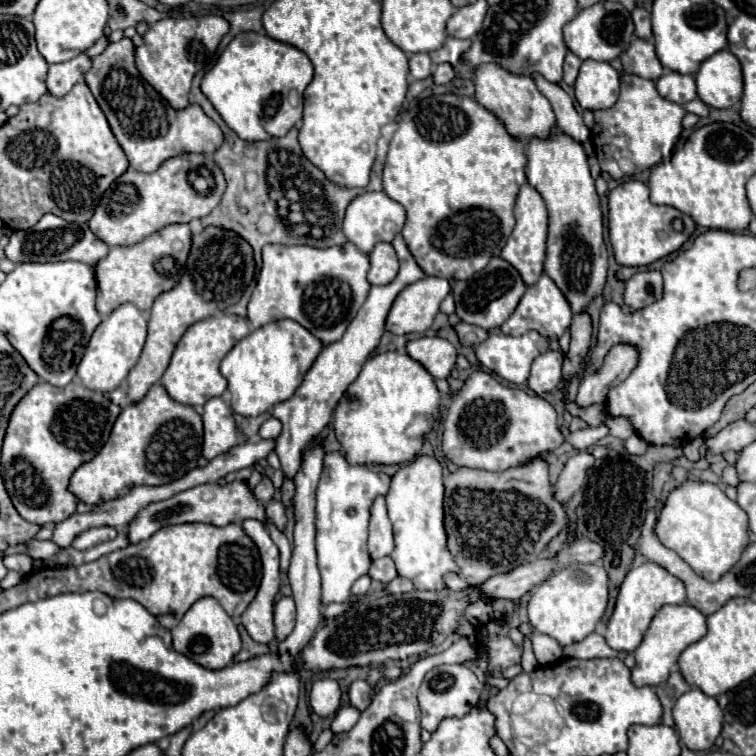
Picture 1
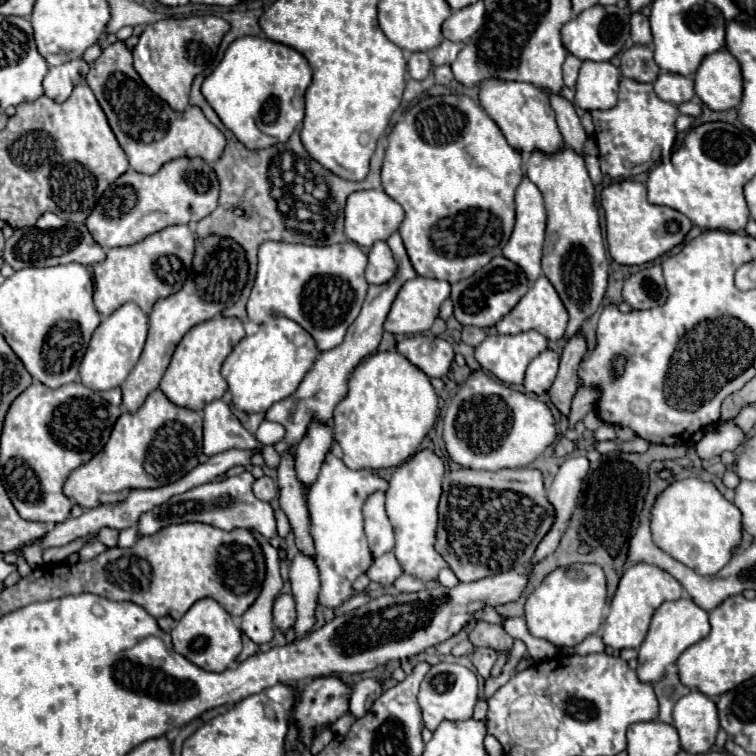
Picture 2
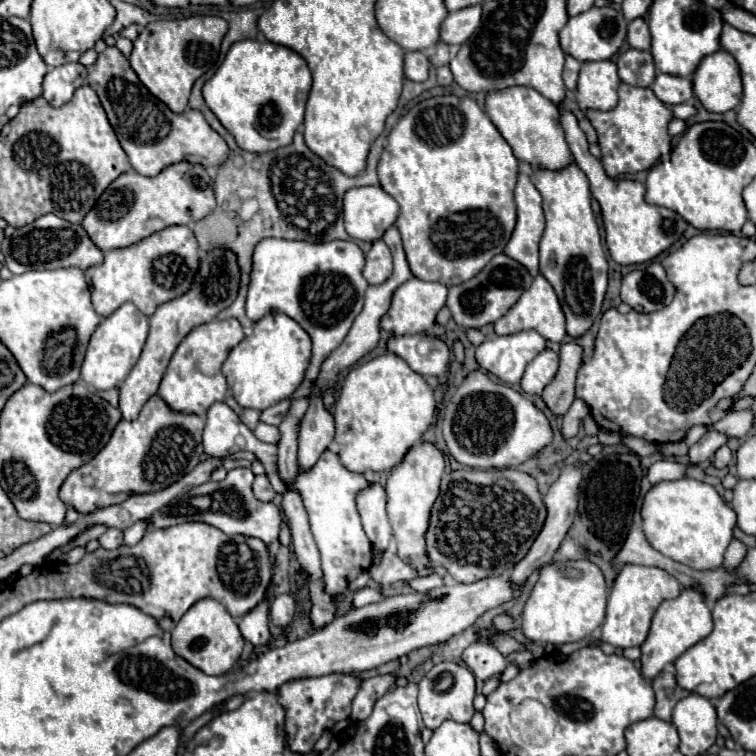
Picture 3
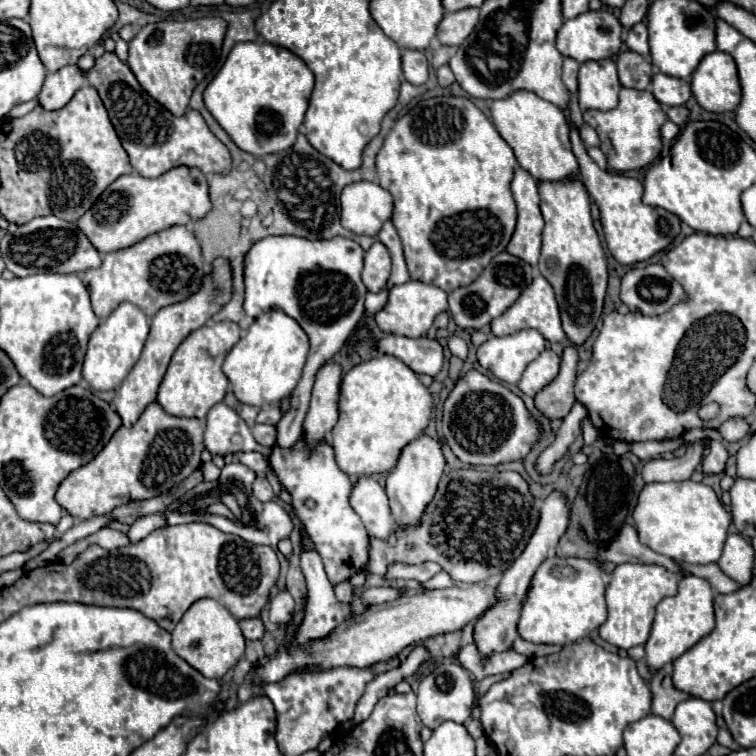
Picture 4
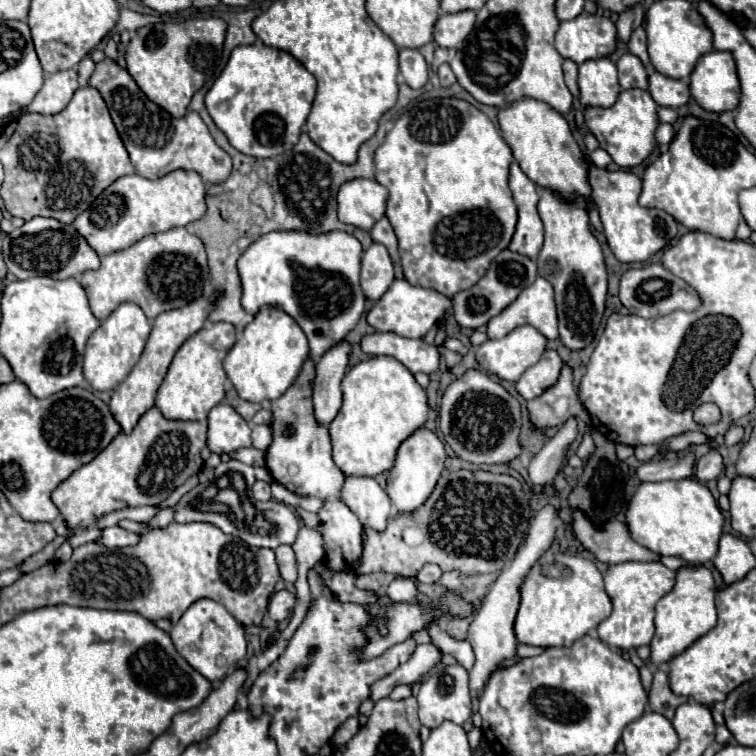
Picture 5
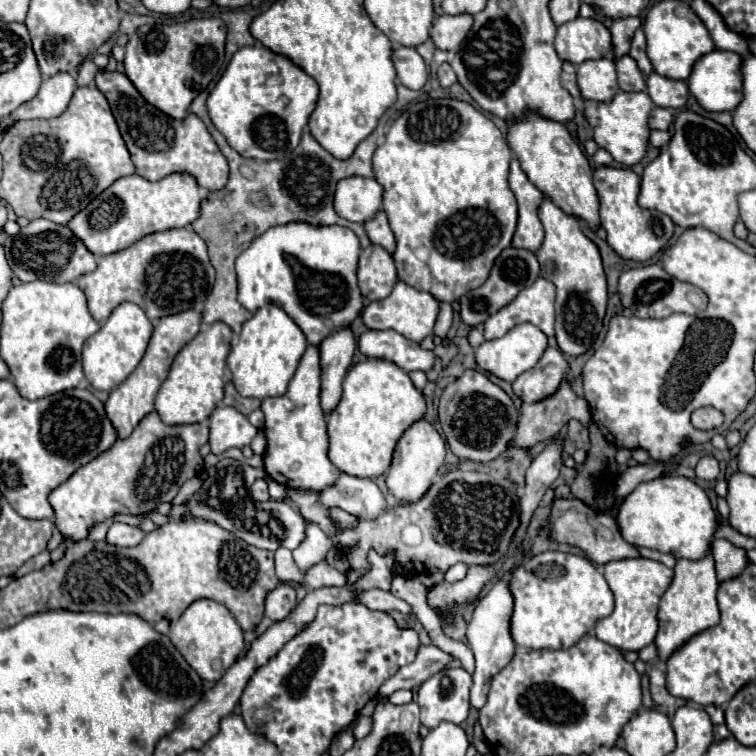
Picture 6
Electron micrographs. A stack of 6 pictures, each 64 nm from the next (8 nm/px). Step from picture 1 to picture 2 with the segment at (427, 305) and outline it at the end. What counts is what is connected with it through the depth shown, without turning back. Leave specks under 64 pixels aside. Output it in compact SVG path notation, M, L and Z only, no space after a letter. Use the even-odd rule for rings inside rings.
M414 278L408 280L384 322L384 330L396 336L422 334L434 324L440 304L450 296L450 284L434 278Z

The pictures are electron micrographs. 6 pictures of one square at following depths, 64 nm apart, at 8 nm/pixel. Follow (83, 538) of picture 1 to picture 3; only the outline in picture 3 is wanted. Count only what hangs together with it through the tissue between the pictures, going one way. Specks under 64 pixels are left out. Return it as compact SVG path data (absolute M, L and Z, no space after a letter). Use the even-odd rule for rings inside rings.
M108 528L100 538L98 538L100 546L106 550L114 550L118 546L122 546L122 530L118 528Z

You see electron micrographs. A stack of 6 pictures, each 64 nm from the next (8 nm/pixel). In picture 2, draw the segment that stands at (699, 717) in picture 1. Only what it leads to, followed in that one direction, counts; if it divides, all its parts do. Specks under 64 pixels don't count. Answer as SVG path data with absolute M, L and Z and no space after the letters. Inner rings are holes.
M692 690L674 706L674 728L680 734L680 744L690 754L704 754L714 746L718 734L718 708L702 692Z

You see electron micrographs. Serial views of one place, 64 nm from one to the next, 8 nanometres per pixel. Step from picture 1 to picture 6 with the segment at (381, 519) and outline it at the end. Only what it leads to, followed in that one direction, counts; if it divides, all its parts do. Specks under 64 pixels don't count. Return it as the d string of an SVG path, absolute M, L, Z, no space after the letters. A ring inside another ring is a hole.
M340 474L338 484L328 488L328 492L322 492L318 502L326 508L336 504L338 508L352 512L362 520L376 520L388 510L386 498L374 480L356 478L348 474Z

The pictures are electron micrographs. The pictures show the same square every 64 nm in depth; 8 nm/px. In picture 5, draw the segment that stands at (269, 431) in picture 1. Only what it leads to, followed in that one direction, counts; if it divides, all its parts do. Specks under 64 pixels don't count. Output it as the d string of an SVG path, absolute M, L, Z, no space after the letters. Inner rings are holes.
M252 424L252 446L258 450L266 450L270 444L272 444L272 428L266 424L262 426Z

